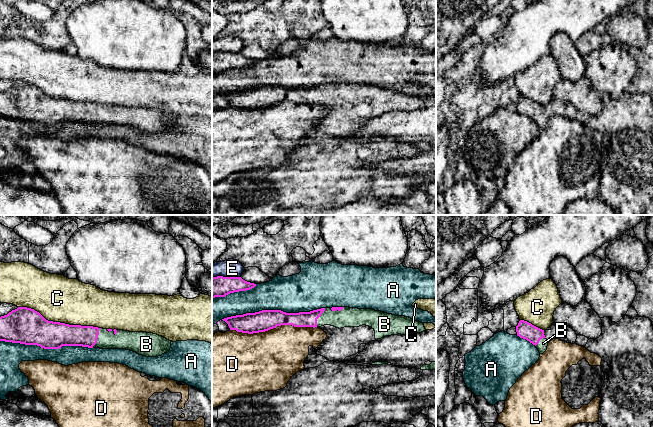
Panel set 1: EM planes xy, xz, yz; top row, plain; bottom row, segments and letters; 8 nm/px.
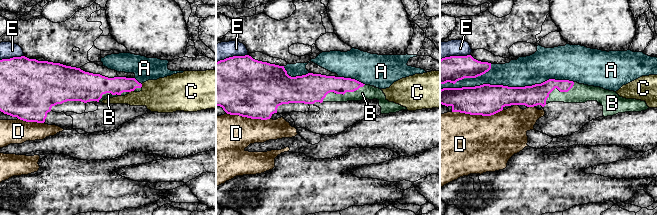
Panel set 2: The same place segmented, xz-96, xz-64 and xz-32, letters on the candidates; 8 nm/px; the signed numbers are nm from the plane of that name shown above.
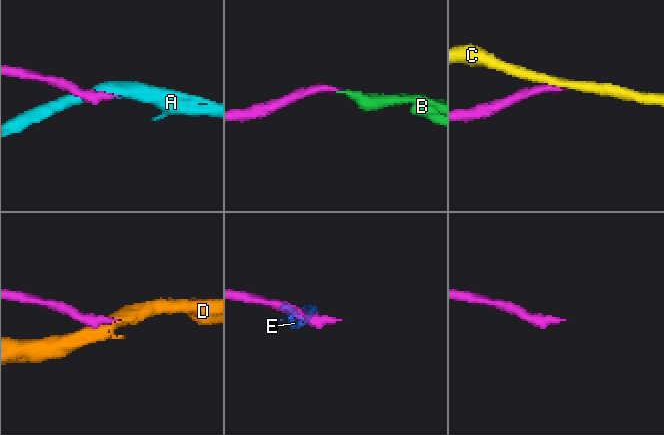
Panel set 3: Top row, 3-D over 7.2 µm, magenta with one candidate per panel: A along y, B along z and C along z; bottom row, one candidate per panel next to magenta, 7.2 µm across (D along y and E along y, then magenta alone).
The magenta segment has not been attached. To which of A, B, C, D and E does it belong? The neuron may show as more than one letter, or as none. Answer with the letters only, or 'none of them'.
B

